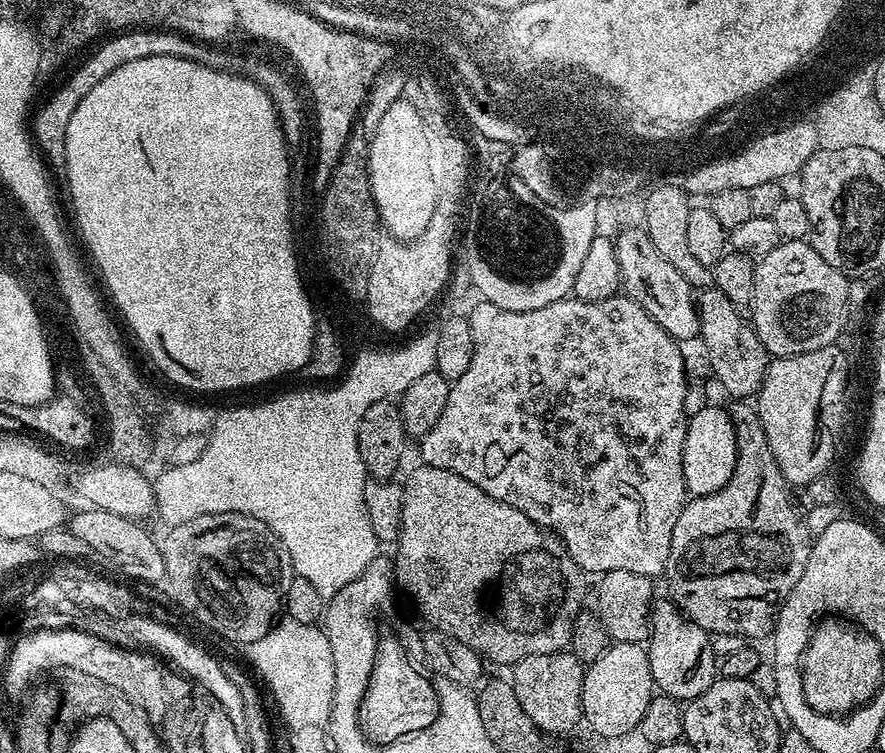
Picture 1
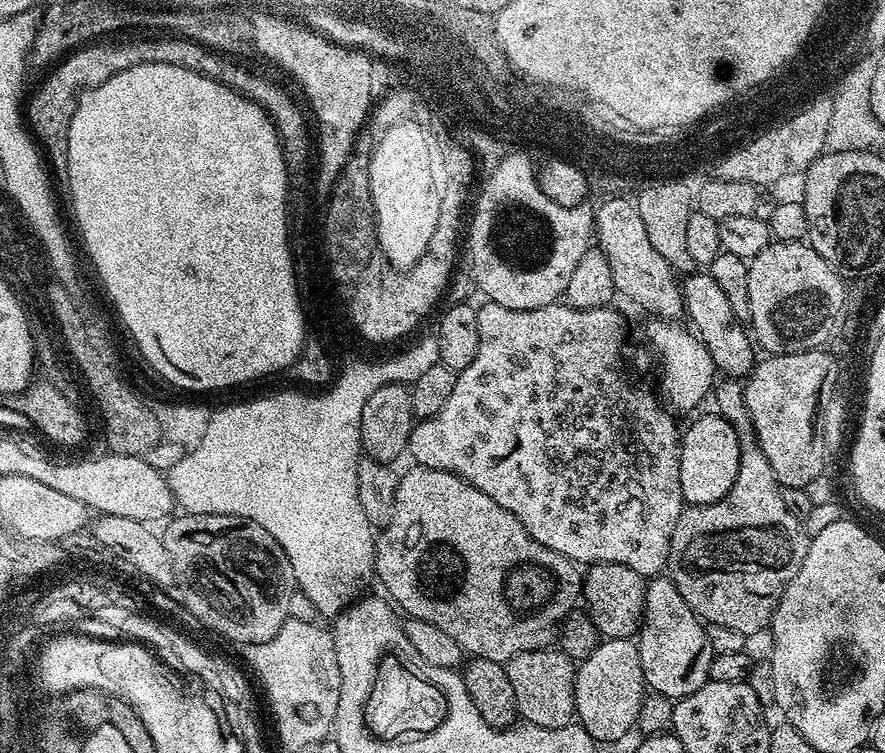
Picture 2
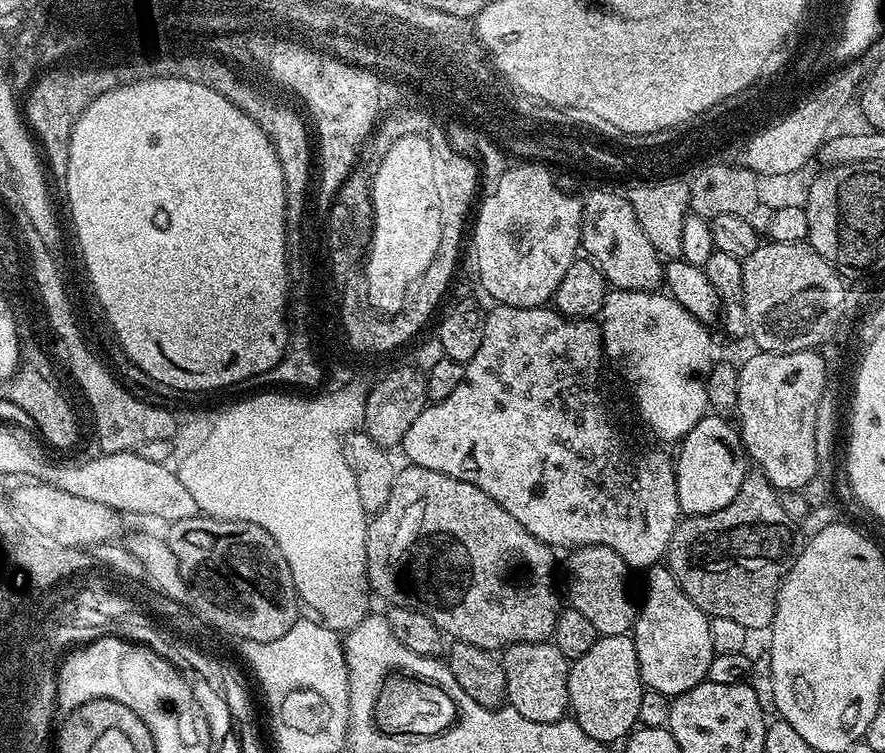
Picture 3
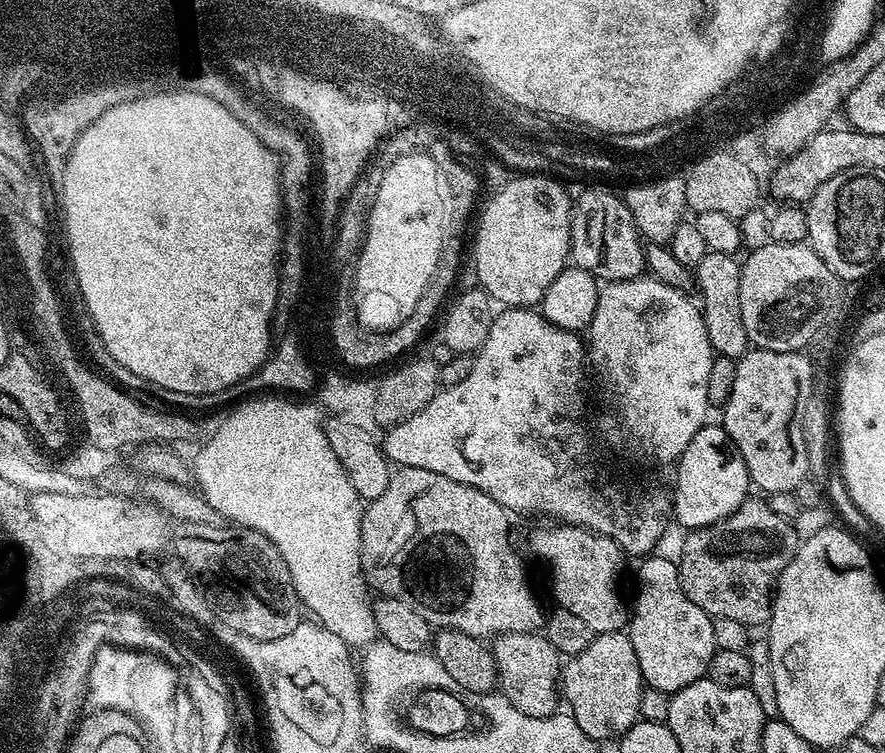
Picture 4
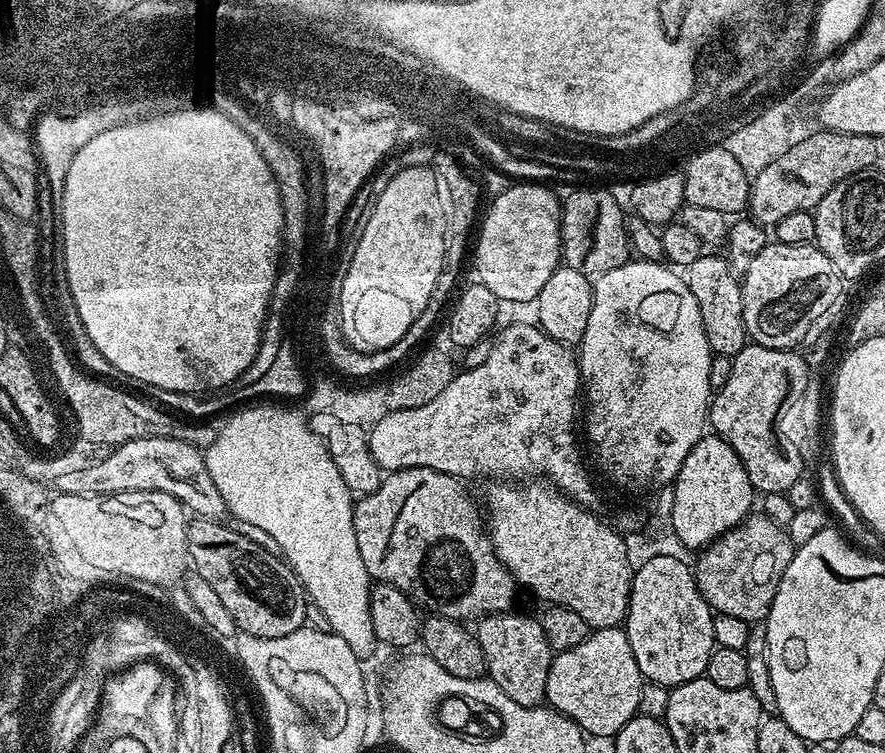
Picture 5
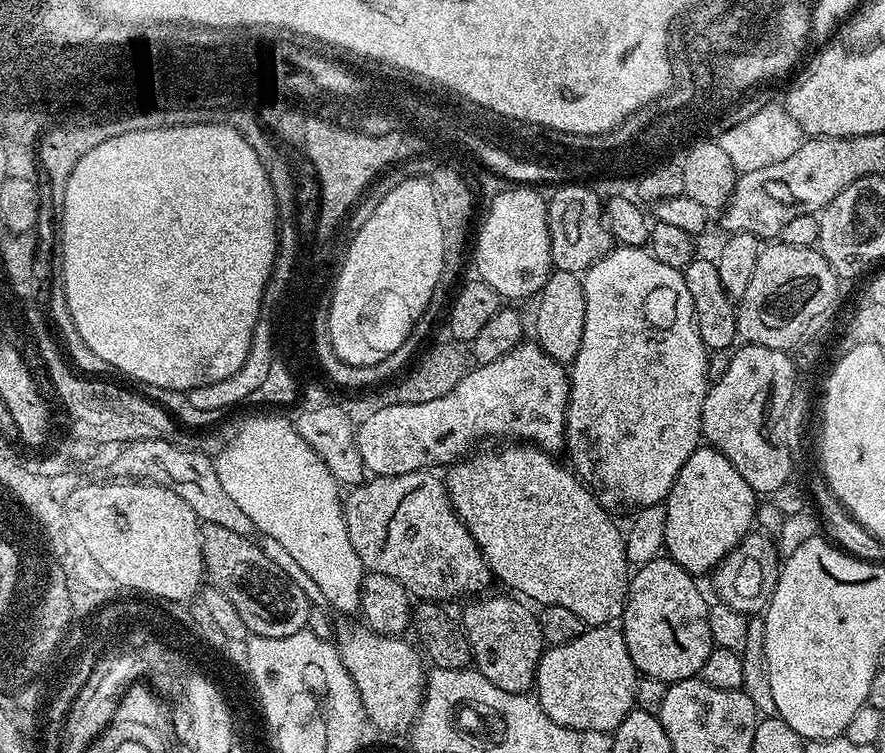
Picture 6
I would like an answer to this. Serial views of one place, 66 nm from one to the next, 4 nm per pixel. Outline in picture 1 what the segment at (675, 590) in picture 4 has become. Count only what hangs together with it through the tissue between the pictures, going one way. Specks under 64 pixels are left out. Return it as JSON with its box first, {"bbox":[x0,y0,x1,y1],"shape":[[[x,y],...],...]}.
{"bbox":[646,599,718,702],"shape":[[[657,599],[652,609],[652,627],[646,641],[653,685],[663,695],[687,702],[698,698],[718,676],[718,657],[708,645],[709,633],[699,628],[671,599]]]}

